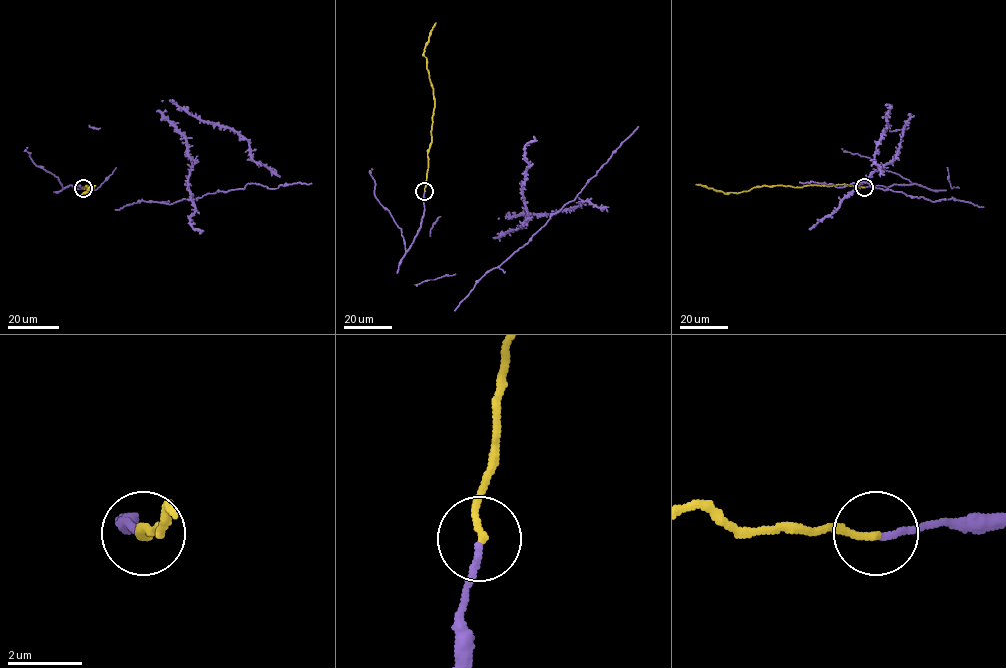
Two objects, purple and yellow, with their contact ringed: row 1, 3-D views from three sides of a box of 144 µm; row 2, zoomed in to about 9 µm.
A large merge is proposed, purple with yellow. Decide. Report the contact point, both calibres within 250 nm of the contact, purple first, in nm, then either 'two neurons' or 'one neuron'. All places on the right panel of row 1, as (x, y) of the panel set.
at (864, 187); 170 nm thick on the purple side, 190 nm on the other; one neuron

